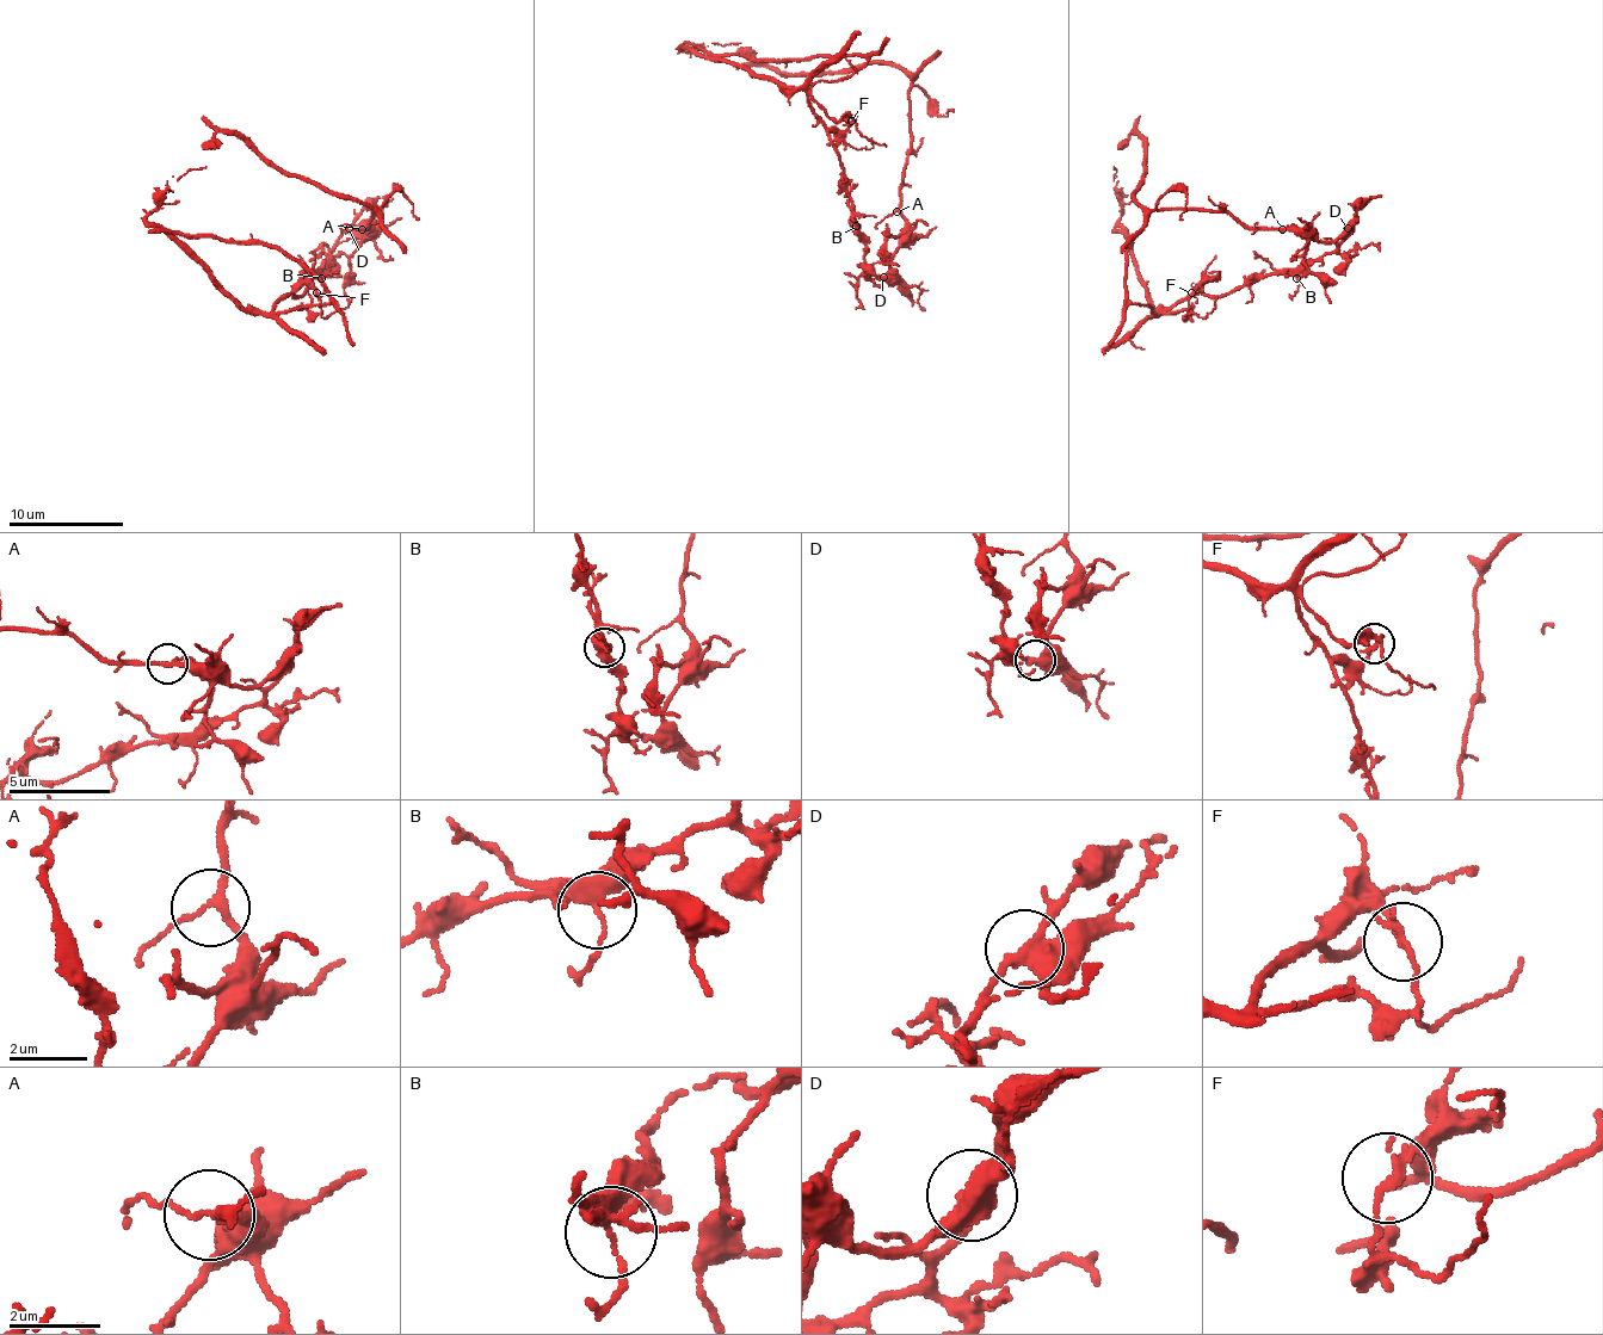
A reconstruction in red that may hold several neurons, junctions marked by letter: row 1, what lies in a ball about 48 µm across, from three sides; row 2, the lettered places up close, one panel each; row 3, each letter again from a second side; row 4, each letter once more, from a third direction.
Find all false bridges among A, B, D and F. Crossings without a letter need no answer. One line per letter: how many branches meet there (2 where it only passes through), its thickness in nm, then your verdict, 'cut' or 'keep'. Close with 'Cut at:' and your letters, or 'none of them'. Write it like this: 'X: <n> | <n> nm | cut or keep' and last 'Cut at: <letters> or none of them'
A: 3 | 180 nm | keep
B: 3 | 360 nm | keep
D: 3 | 380 nm | cut
F: 3 | 130 nm | cut
Cut at: D, F

